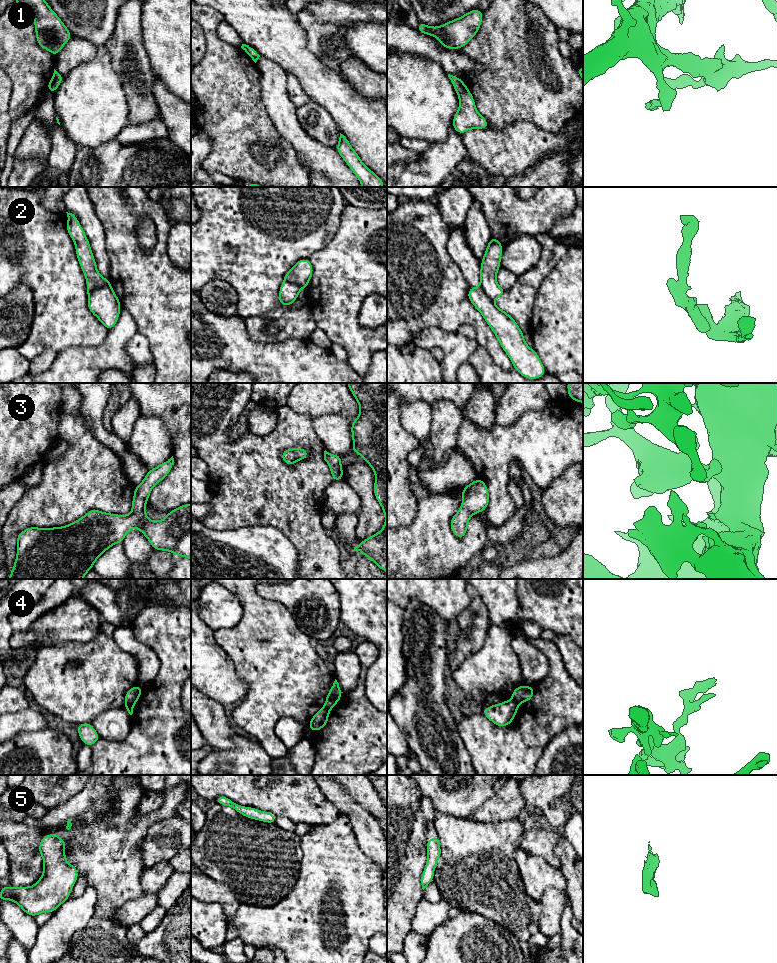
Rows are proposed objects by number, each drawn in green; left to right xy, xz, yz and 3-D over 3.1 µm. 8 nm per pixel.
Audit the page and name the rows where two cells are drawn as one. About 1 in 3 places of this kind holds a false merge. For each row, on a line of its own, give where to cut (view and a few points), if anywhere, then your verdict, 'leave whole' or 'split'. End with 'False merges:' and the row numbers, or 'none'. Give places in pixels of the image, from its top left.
1: no cut; leave whole
2: cut in xy along (109, 281), (95, 288), (88, 295); split
3: no cut; leave whole
4: cut in xz along (323, 707), (330, 709); split
5: no cut; leave whole
False merges: 2, 4

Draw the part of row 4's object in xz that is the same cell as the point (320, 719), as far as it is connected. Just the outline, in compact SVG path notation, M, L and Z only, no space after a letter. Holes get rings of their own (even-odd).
M321 708L310 720L308 728L310 728L314 733L322 728L324 728L328 723L328 716L331 709Z

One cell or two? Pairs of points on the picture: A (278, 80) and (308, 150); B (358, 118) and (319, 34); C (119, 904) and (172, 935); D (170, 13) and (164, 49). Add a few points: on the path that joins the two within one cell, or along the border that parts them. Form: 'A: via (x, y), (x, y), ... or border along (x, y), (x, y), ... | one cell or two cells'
A: via (278, 97), (278, 106), (288, 127), (294, 133) | one cell
B: border along (315, 55), (326, 66), (337, 69) | two cells
C: border along (158, 906), (138, 923), (132, 924), (126, 929) | two cells
D: via (170, 22), (170, 40) | one cell

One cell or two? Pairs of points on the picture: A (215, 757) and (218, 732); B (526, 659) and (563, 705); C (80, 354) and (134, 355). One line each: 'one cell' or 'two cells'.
A: two cells
B: two cells
C: two cells

